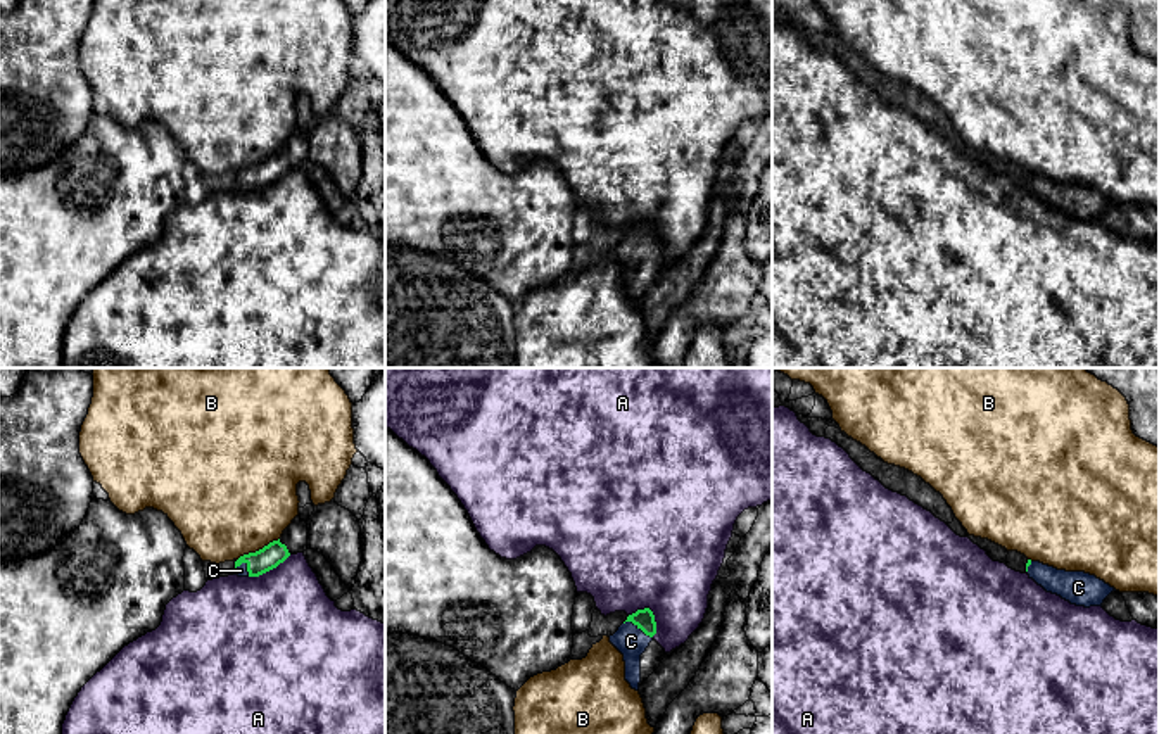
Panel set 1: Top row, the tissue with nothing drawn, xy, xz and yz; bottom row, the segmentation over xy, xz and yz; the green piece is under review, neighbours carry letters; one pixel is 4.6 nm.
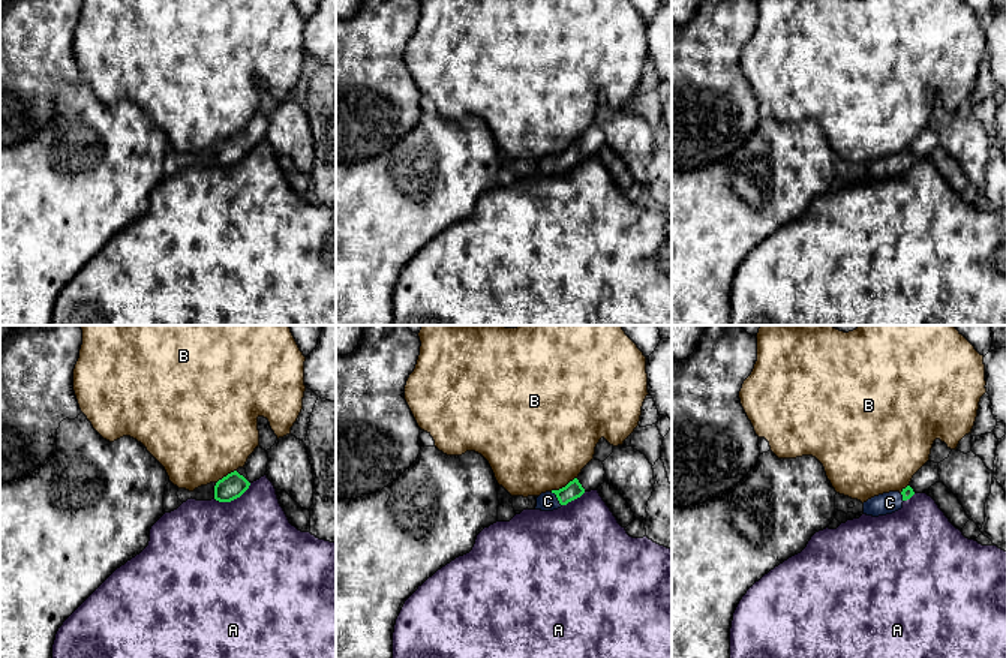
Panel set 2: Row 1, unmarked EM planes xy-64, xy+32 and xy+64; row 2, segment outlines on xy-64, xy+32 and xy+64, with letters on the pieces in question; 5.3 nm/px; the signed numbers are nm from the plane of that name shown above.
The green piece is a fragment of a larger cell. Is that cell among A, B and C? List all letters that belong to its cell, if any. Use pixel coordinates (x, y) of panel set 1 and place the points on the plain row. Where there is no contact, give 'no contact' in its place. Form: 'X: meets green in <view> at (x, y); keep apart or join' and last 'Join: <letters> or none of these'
A: meets green in xz at (652, 227); keep apart
B: meets green in xy at (259, 163); keep apart
C: meets green in xz at (638, 239); join
Join: C

